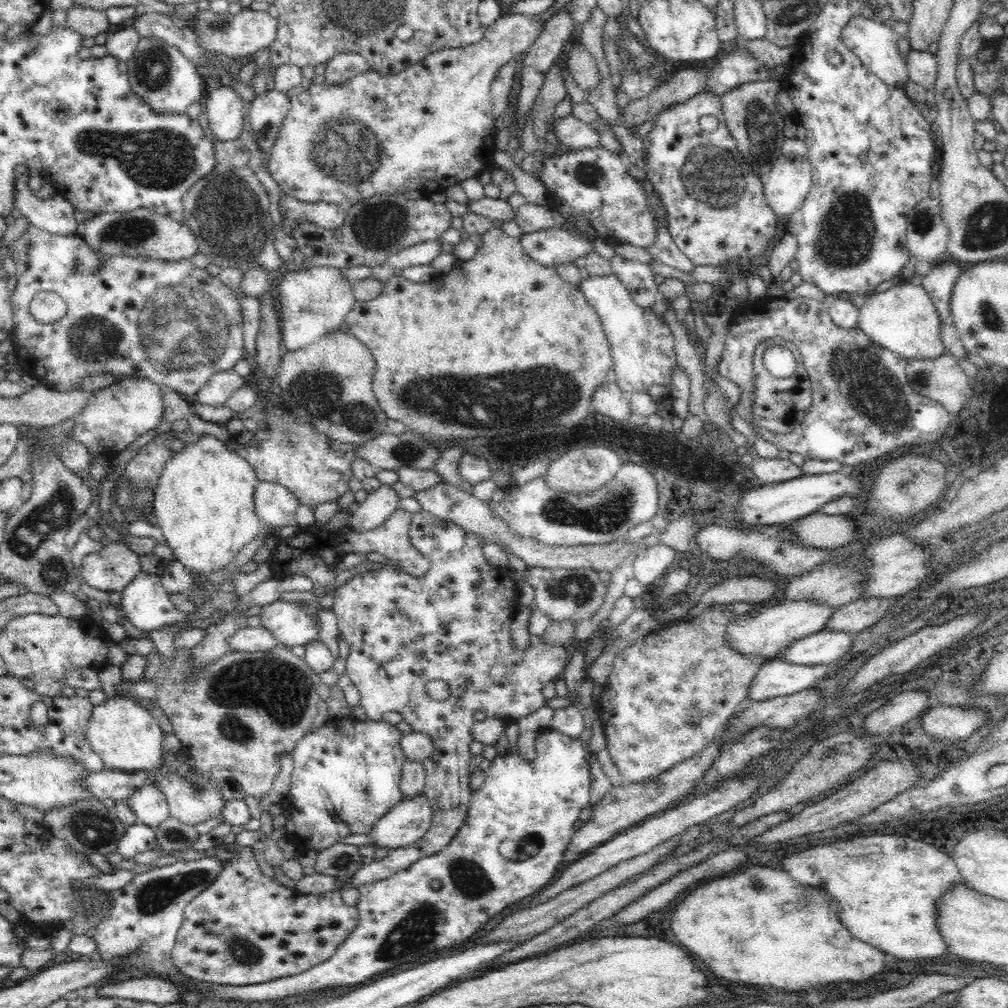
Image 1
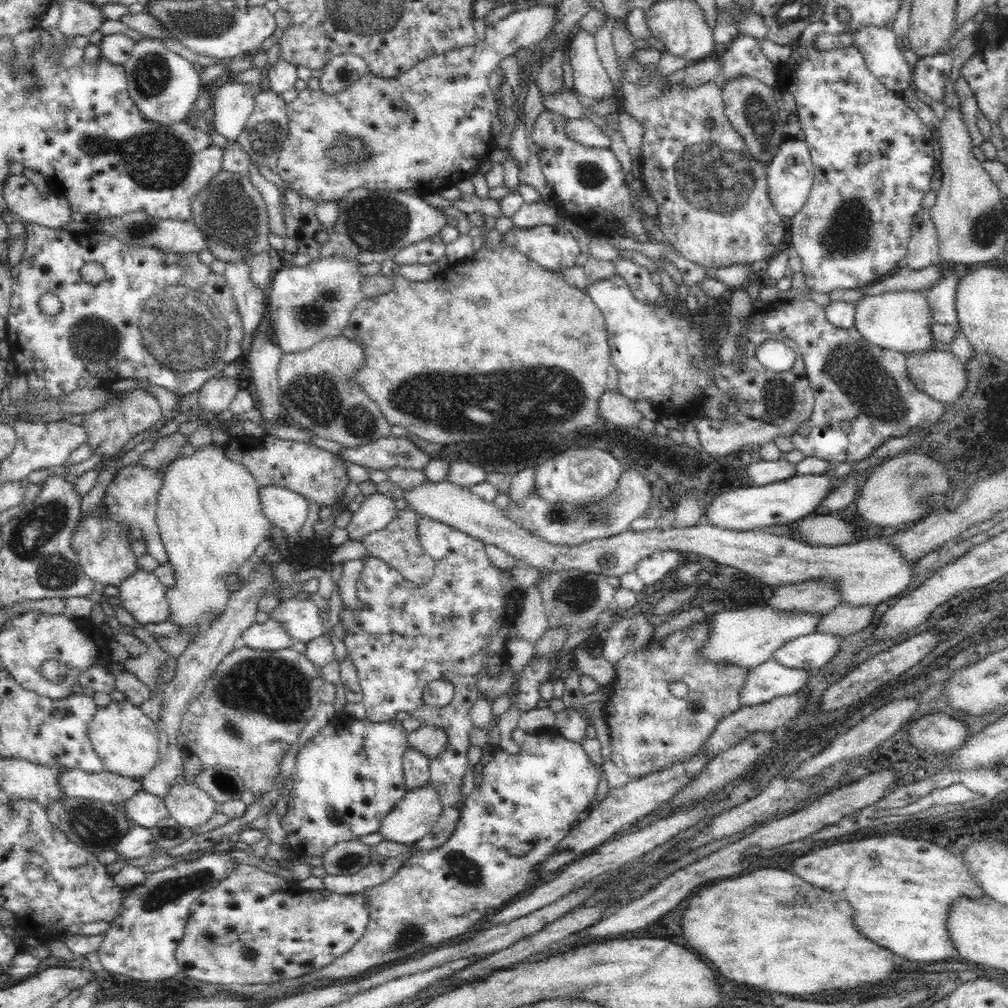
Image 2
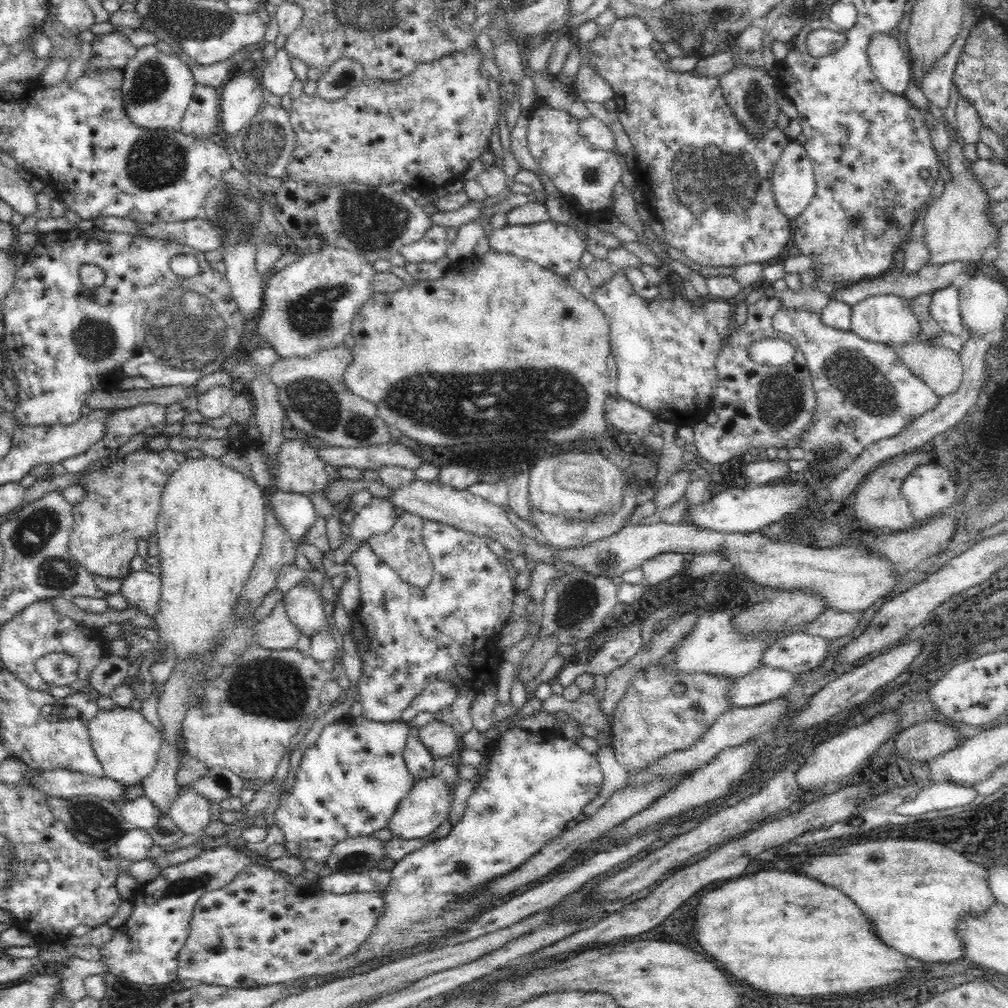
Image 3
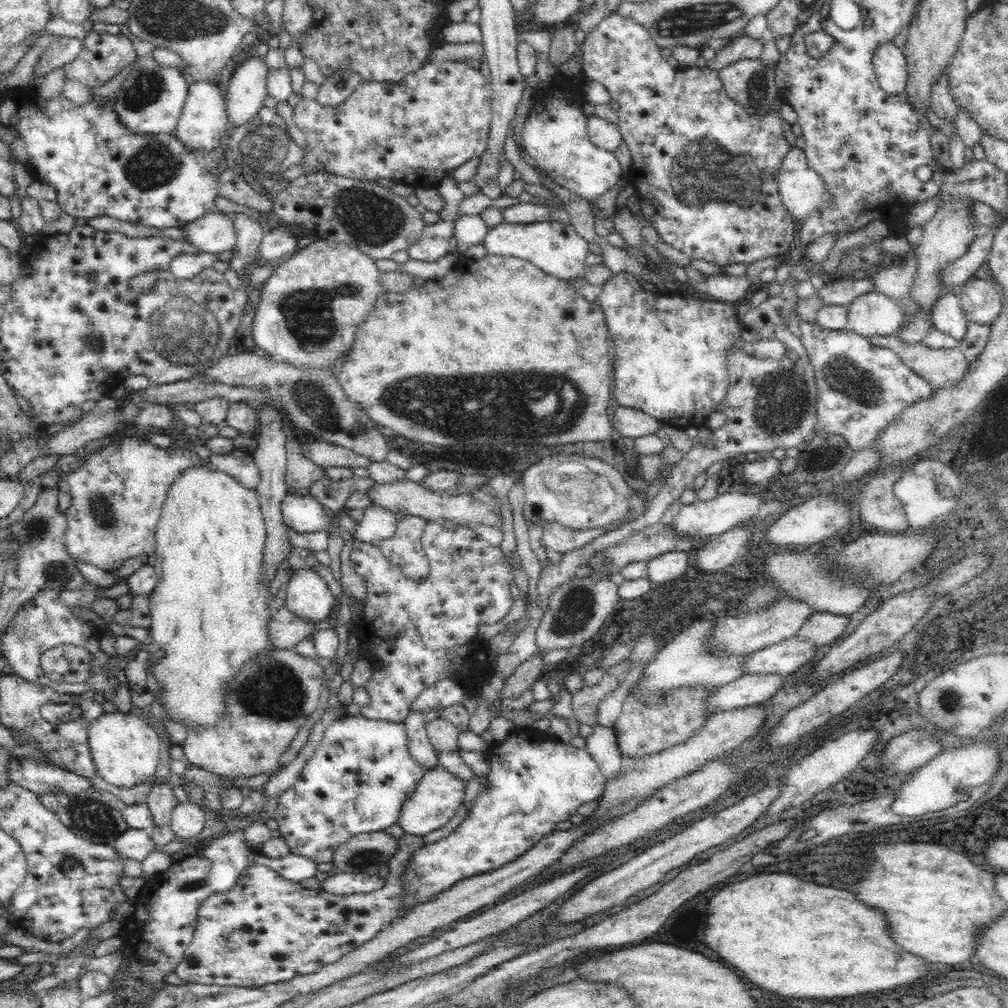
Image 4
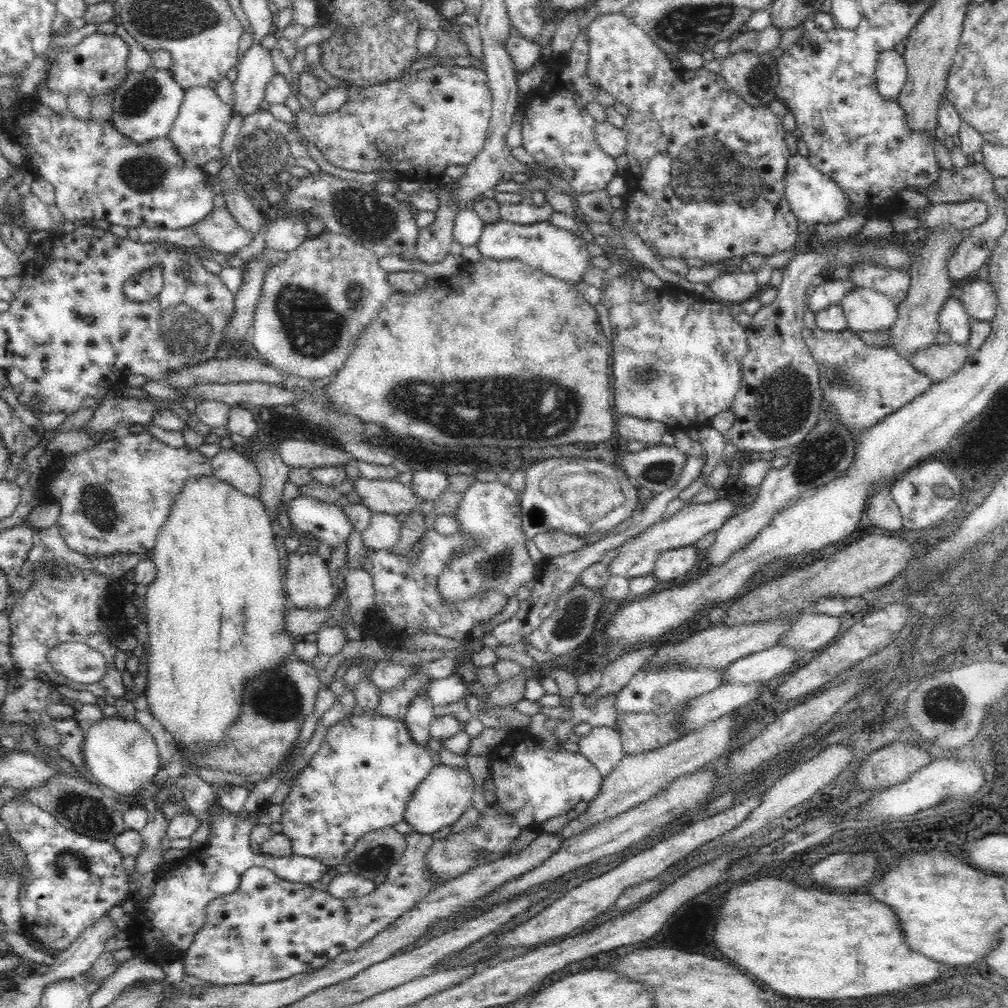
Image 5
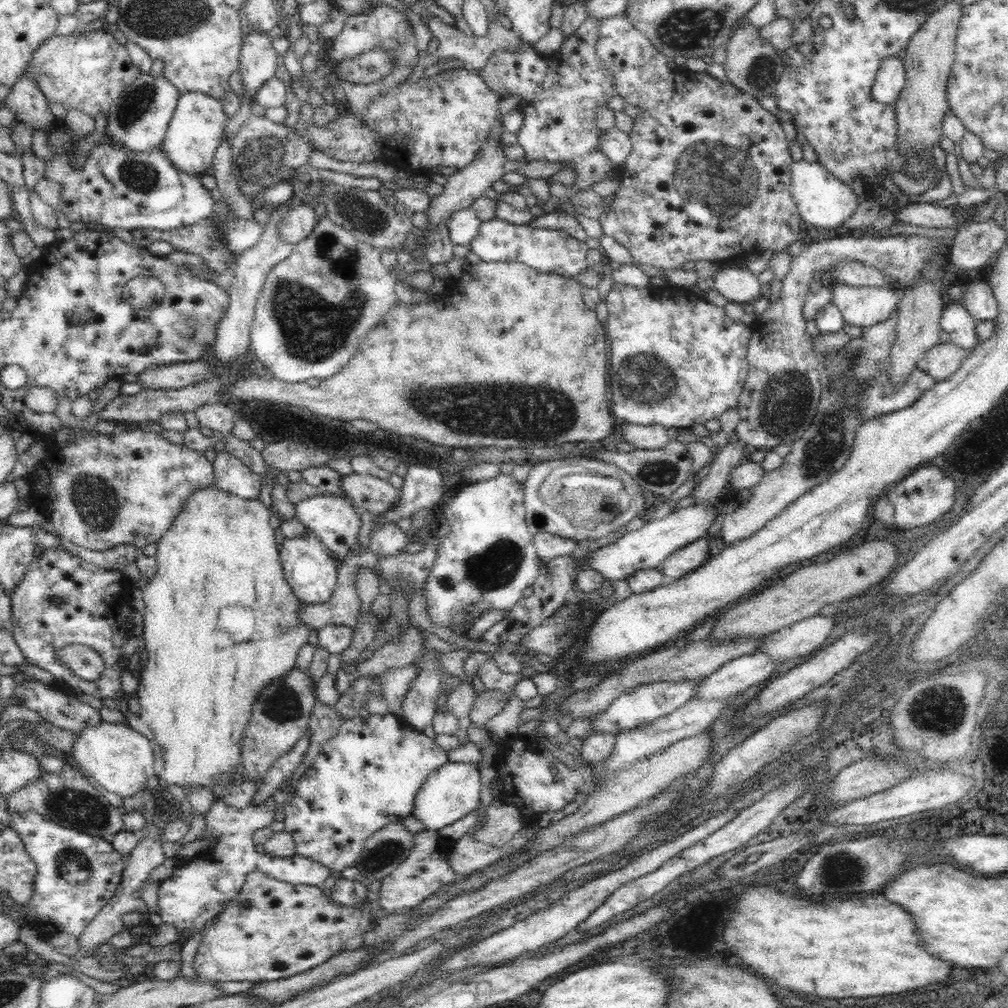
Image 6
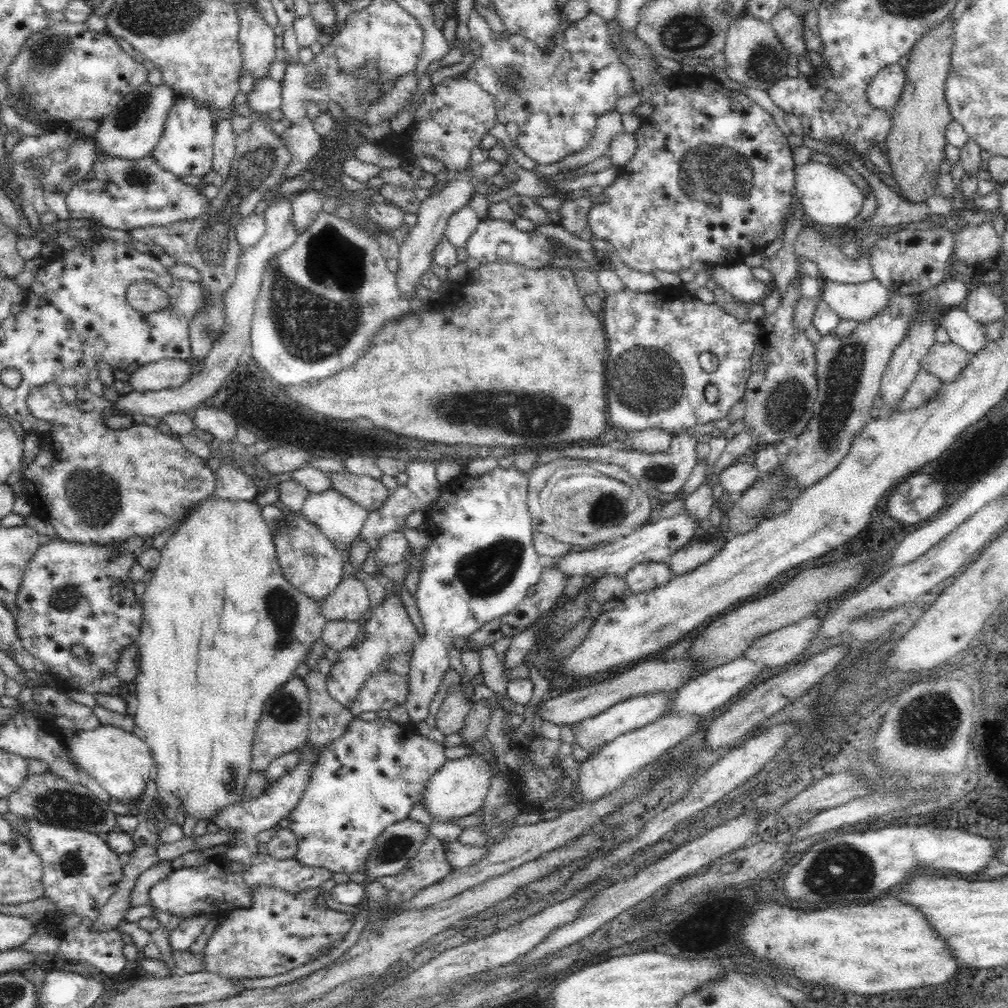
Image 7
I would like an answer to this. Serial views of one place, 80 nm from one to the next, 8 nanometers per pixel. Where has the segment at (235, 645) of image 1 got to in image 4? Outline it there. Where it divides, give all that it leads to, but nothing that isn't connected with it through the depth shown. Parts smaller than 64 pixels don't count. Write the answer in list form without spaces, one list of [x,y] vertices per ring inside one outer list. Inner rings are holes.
[[[281,607],[274,612],[272,624],[268,625],[269,636],[275,648],[293,649],[293,647],[304,640],[308,634],[316,632],[316,621],[300,618],[288,607]]]

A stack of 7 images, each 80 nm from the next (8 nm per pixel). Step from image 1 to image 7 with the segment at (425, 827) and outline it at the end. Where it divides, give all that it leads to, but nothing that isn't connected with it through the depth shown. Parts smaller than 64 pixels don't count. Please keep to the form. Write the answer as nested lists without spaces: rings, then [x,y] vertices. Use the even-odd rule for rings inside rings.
[[[472,749],[468,755],[454,760],[447,759],[431,776],[422,800],[428,807],[433,821],[445,822],[461,818],[473,814],[474,811],[479,810],[484,805],[491,776],[497,772],[491,758],[492,754],[480,754],[477,750]]]

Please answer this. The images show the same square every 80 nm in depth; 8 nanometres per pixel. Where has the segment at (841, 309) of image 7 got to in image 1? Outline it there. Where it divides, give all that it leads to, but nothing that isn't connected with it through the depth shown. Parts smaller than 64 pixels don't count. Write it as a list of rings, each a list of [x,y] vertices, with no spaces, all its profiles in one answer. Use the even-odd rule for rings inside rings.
[[[902,281],[885,291],[871,293],[866,296],[863,305],[858,310],[857,327],[865,333],[865,336],[872,343],[891,350],[906,360],[932,359],[947,352],[940,337],[941,322],[936,314],[936,308],[930,300],[930,295],[924,291],[924,287],[920,283]]]

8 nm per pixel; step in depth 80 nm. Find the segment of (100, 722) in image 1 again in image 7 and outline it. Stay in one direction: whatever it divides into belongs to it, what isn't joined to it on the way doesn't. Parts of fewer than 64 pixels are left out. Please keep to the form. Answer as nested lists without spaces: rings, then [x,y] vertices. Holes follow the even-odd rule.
[[[100,725],[93,729],[76,731],[69,740],[70,754],[76,758],[97,783],[116,800],[140,801],[150,770],[154,766],[152,751],[144,739],[113,725]]]

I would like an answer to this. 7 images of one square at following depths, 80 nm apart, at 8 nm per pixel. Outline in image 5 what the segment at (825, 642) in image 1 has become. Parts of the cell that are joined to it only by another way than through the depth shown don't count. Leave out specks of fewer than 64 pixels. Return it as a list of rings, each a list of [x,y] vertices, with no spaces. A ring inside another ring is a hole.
[[[782,645],[739,658],[722,669],[720,685],[763,684],[778,674],[786,673],[804,652]]]

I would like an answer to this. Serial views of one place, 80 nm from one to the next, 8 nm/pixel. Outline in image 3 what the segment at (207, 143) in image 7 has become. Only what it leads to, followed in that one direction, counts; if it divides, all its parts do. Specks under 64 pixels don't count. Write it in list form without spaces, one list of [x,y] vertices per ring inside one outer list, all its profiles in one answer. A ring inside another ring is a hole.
[[[196,82],[178,130],[193,140],[211,140],[219,127],[219,89]]]

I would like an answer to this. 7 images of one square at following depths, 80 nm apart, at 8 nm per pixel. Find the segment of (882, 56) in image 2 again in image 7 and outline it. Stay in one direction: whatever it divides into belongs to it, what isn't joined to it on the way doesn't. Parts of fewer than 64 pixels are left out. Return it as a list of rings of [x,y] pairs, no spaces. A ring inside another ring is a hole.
[[[899,63],[888,65],[868,84],[865,92],[866,100],[874,109],[890,113],[900,100],[905,84],[905,69]]]

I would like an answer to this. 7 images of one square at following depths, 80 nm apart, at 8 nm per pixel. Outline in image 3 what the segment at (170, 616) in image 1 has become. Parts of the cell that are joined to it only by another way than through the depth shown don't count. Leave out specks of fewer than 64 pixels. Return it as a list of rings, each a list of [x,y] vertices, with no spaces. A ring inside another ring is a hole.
[[[148,570],[131,571],[121,581],[120,593],[127,598],[129,604],[154,618],[159,610],[158,598],[161,588],[159,575]]]

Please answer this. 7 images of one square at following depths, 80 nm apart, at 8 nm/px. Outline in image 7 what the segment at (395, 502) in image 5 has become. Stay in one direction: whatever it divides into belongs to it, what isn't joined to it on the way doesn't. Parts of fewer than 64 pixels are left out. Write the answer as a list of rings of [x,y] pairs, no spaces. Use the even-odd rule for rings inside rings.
[[[330,472],[327,474],[331,481],[331,489],[357,502],[366,510],[376,510],[392,493],[386,489],[379,479],[370,476],[357,476],[350,472]]]

